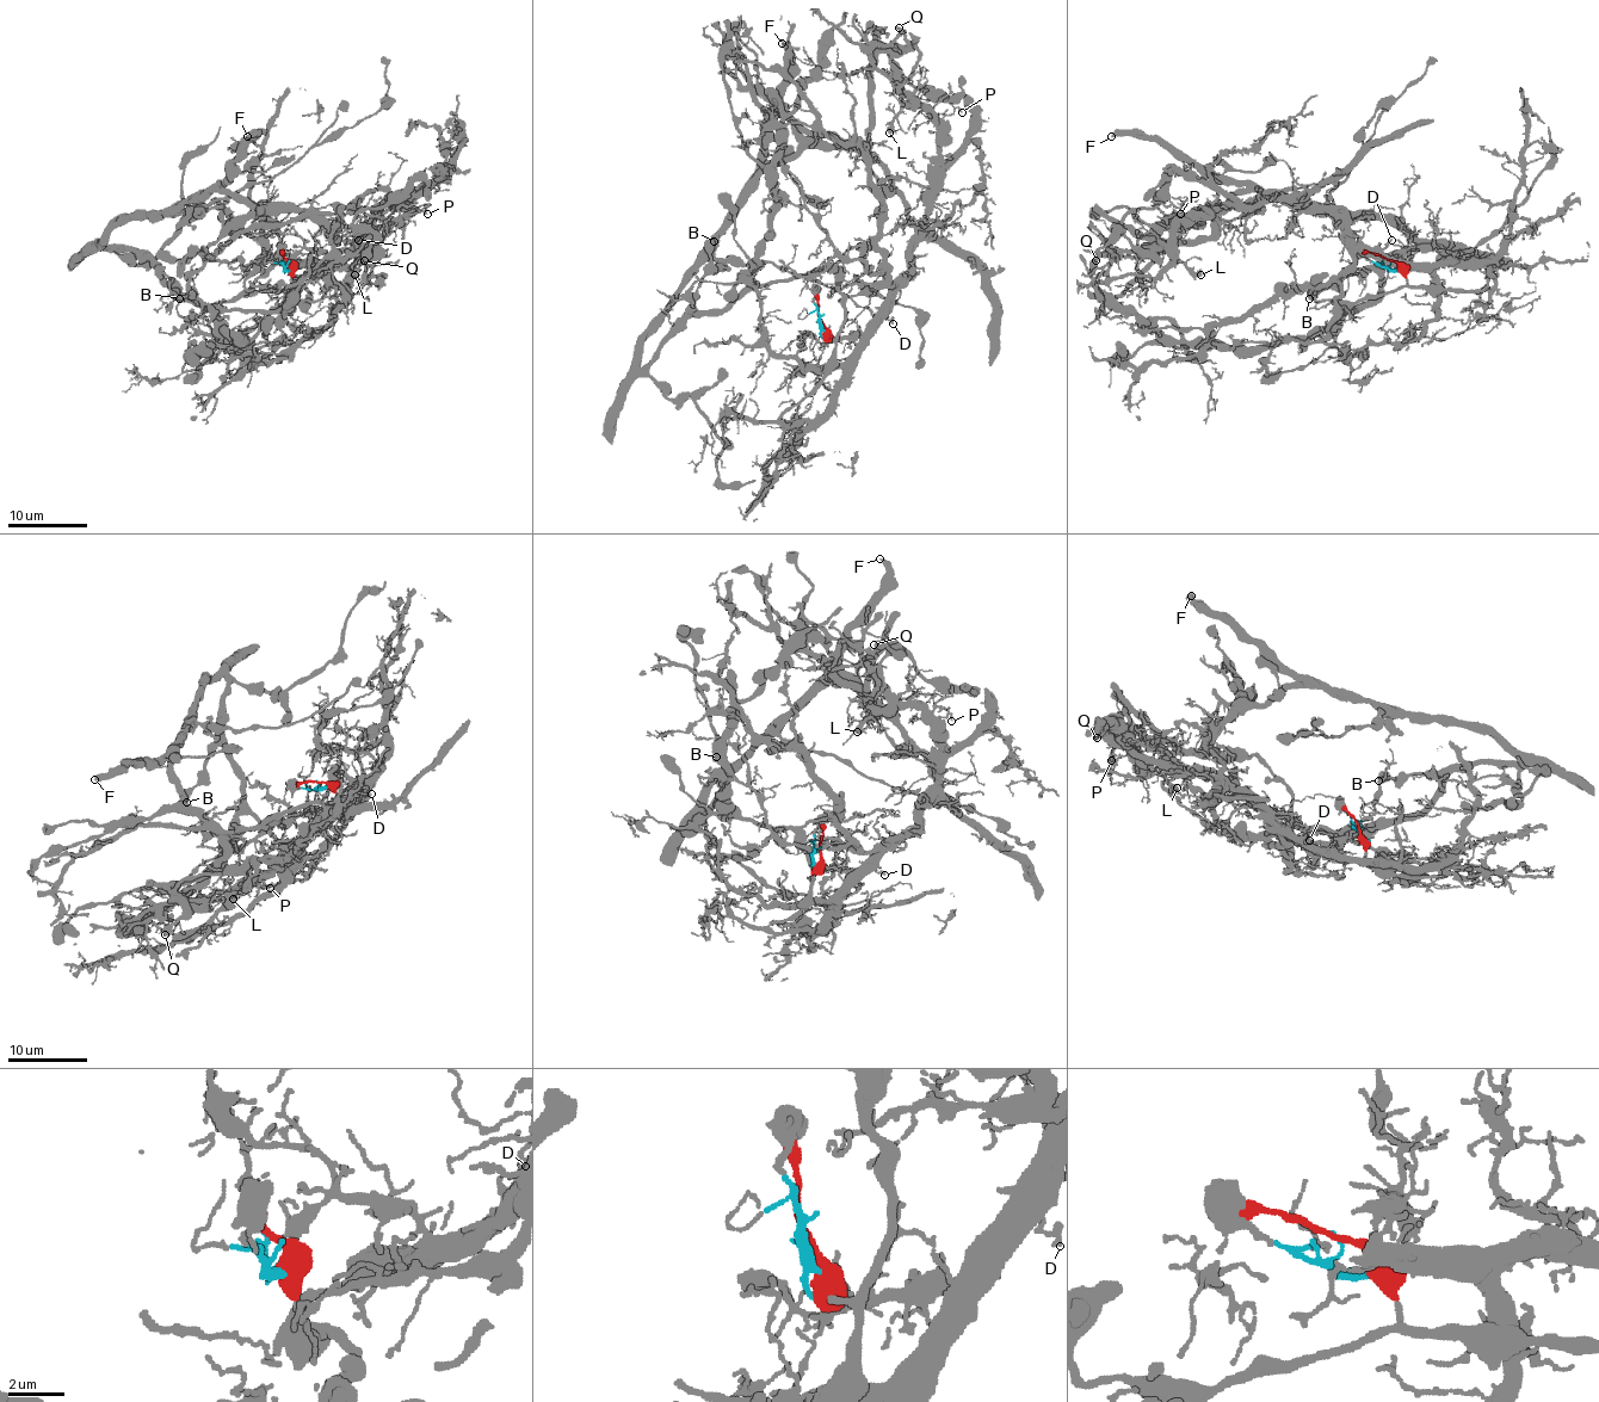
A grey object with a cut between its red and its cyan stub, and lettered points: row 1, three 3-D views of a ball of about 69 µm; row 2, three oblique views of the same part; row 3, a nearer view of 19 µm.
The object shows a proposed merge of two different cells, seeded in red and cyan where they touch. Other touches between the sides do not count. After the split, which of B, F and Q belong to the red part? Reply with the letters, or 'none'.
B, F, Q

